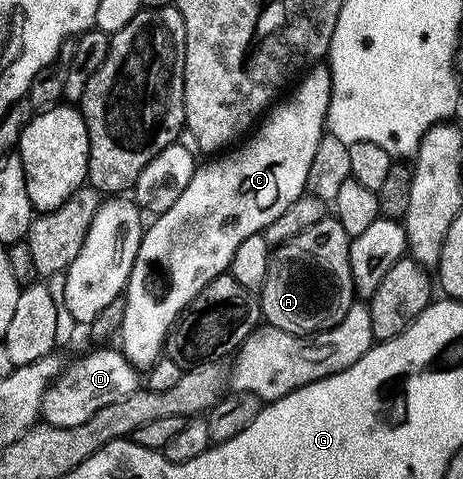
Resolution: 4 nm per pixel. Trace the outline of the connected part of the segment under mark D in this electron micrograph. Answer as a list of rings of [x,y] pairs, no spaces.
[[[100,346],[96,352],[90,352],[83,360],[67,367],[62,375],[46,389],[42,399],[41,419],[57,428],[80,426],[80,422],[88,422],[92,414],[101,407],[114,403],[123,396],[140,388],[139,369],[131,364],[124,353],[117,347]]]

